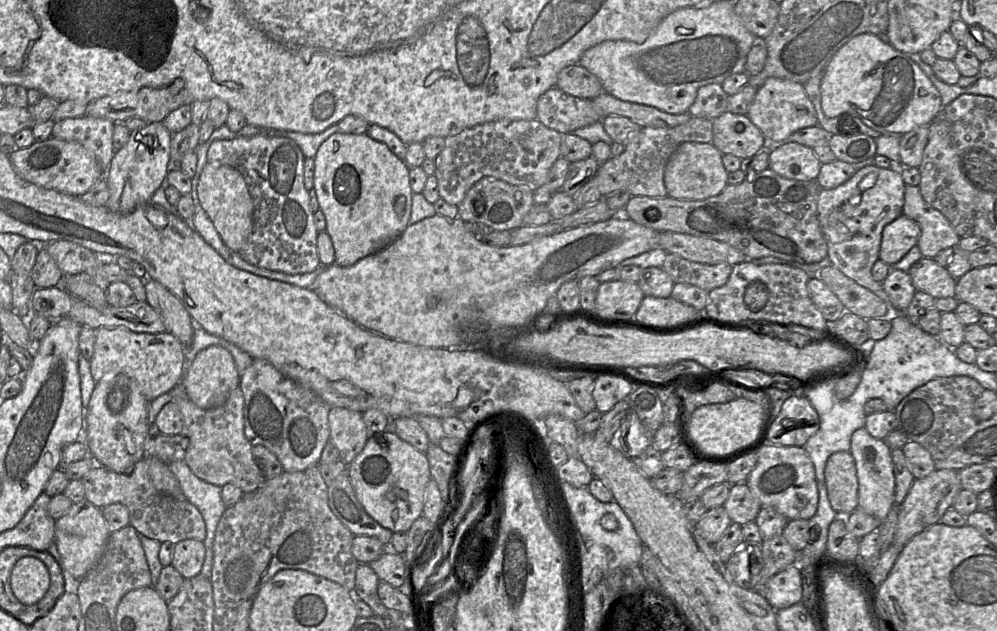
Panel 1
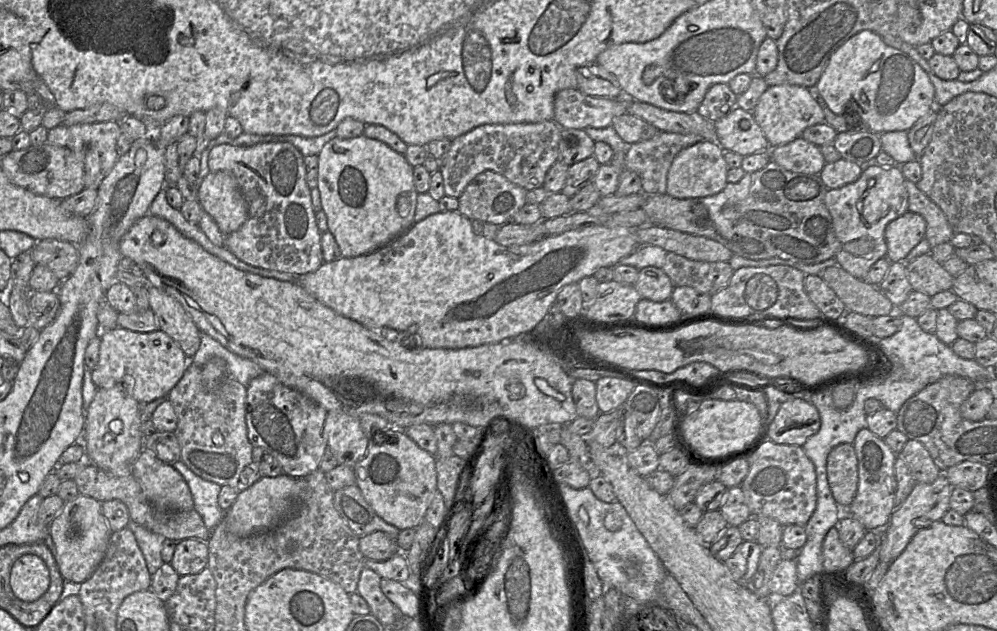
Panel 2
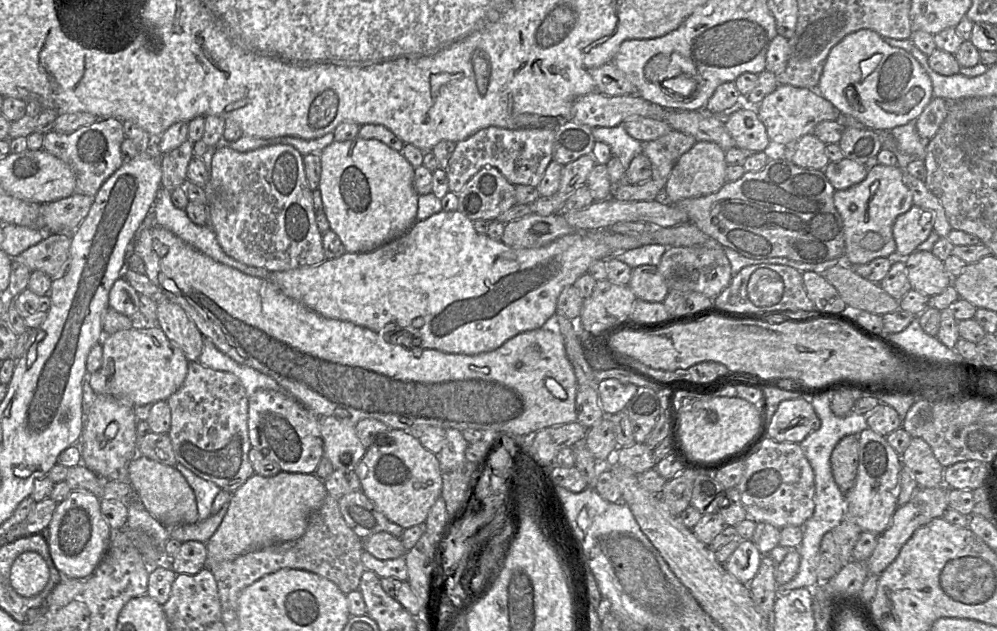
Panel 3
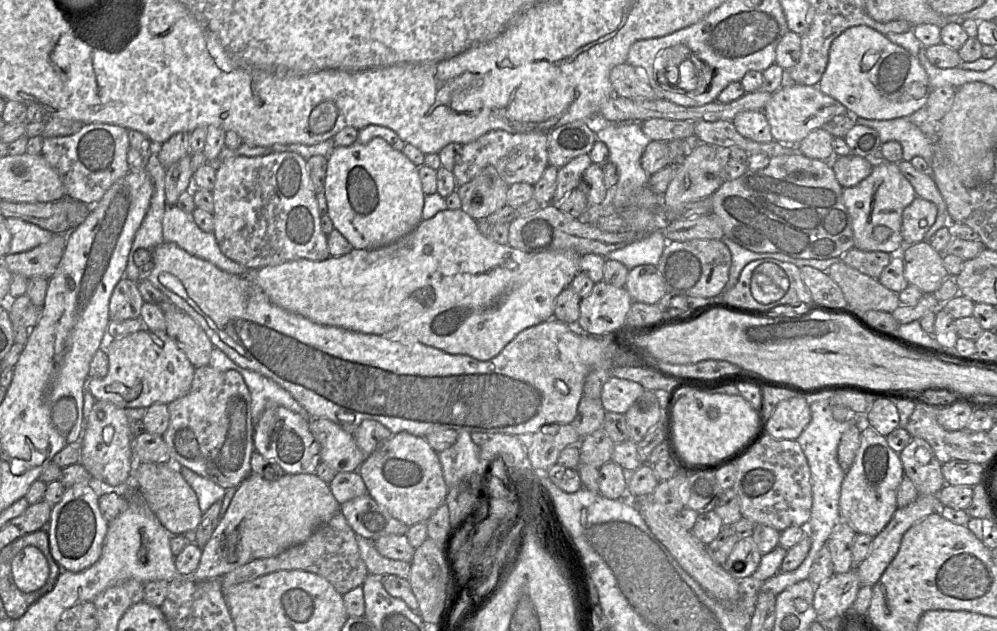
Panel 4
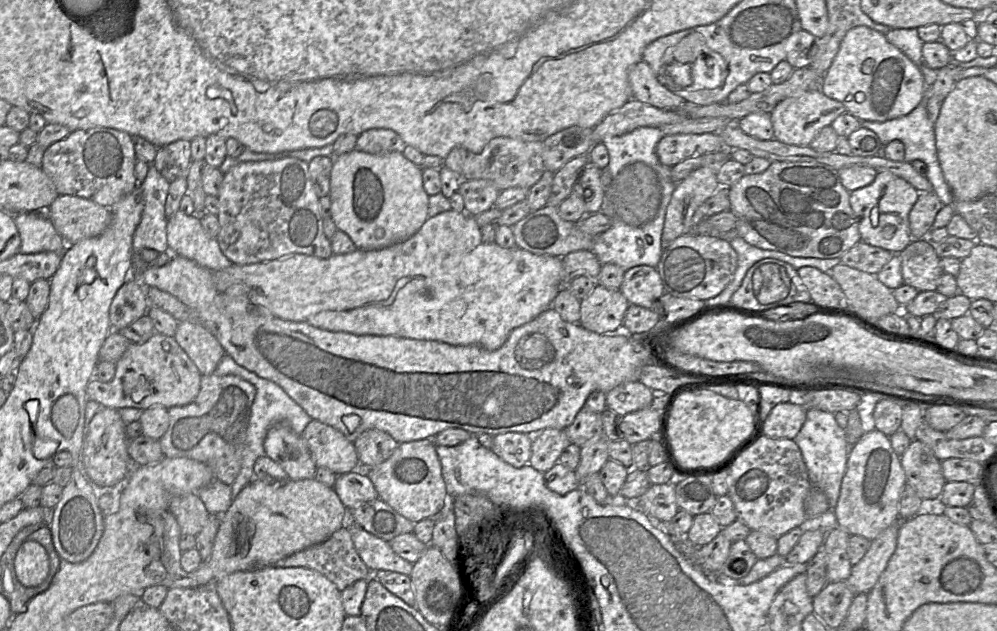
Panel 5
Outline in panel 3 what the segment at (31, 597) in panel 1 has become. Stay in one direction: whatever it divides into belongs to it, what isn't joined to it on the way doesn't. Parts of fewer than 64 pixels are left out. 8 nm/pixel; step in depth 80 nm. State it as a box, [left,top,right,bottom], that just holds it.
[11,552,49,597]

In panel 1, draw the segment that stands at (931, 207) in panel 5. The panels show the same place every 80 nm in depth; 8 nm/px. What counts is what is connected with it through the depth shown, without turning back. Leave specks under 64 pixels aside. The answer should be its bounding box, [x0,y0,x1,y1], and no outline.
[879,215,921,266]

